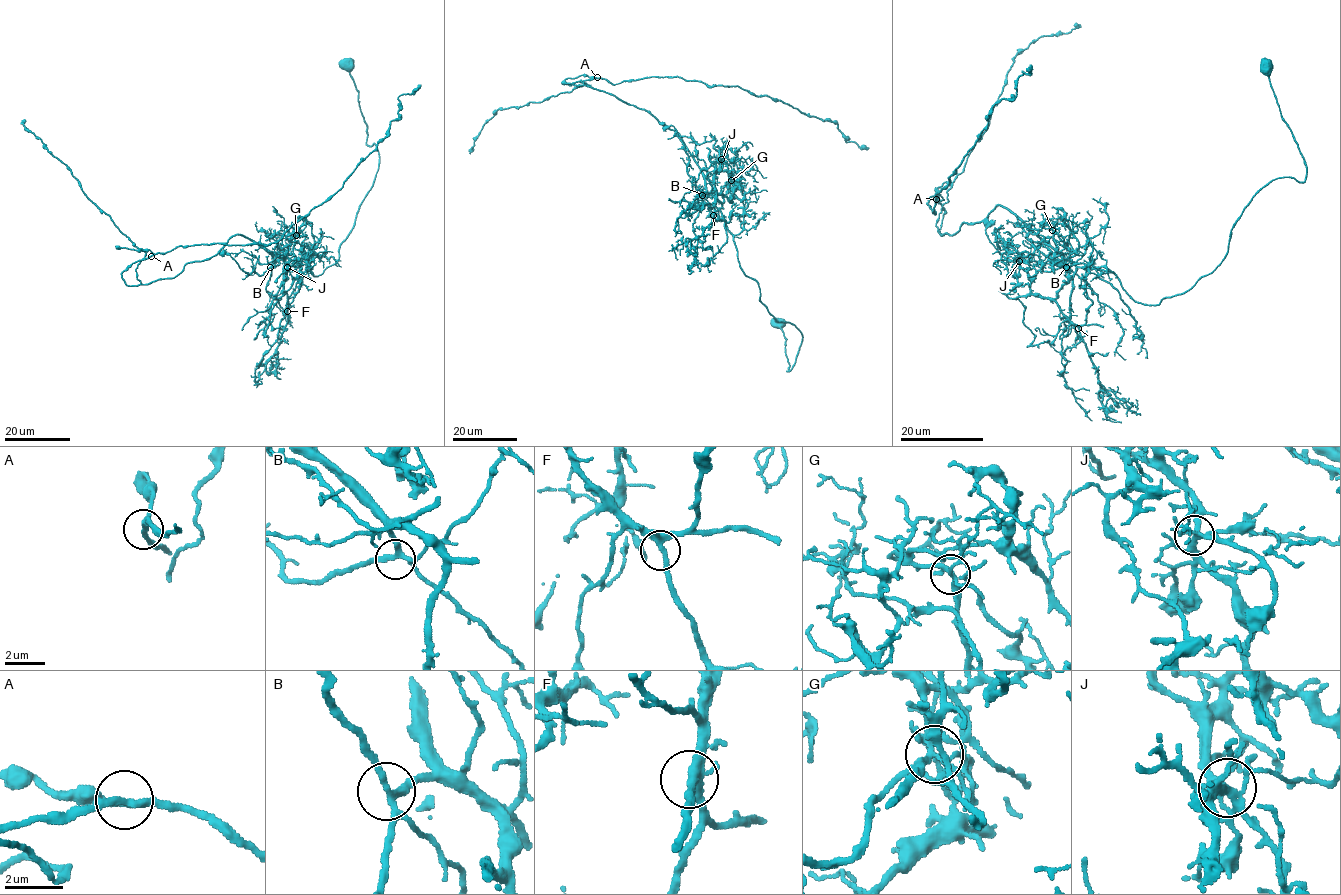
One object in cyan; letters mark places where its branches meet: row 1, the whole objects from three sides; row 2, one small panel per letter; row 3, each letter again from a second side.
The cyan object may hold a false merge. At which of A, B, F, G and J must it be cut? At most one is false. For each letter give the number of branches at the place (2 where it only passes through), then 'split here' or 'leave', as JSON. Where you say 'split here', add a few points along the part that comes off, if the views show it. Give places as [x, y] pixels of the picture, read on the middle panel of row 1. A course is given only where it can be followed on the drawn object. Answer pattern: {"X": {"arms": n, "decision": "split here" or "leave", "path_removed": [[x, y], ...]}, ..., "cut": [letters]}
{"A": {"arms": 3, "decision": "leave"}, "B": {"arms": 4, "decision": "leave"}, "F": {"arms": 4, "decision": "leave"}, "G": {"arms": 6, "decision": "split here", "path_removed": [[730, 181], [730, 200], [715, 187], [721, 159], [715, 141], [667, 139]]}, "J": {"arms": 5, "decision": "leave"}, "cut": ["G"]}

